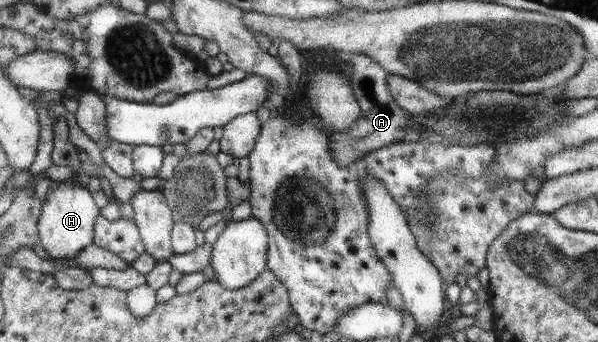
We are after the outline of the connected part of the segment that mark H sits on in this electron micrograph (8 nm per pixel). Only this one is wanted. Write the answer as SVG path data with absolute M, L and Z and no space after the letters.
M52 182L49 185L46 198L41 207L41 217L38 220L40 243L51 258L69 258L81 252L92 243L94 237L94 221L100 215L100 209L95 201L87 182L80 185L75 182Z

